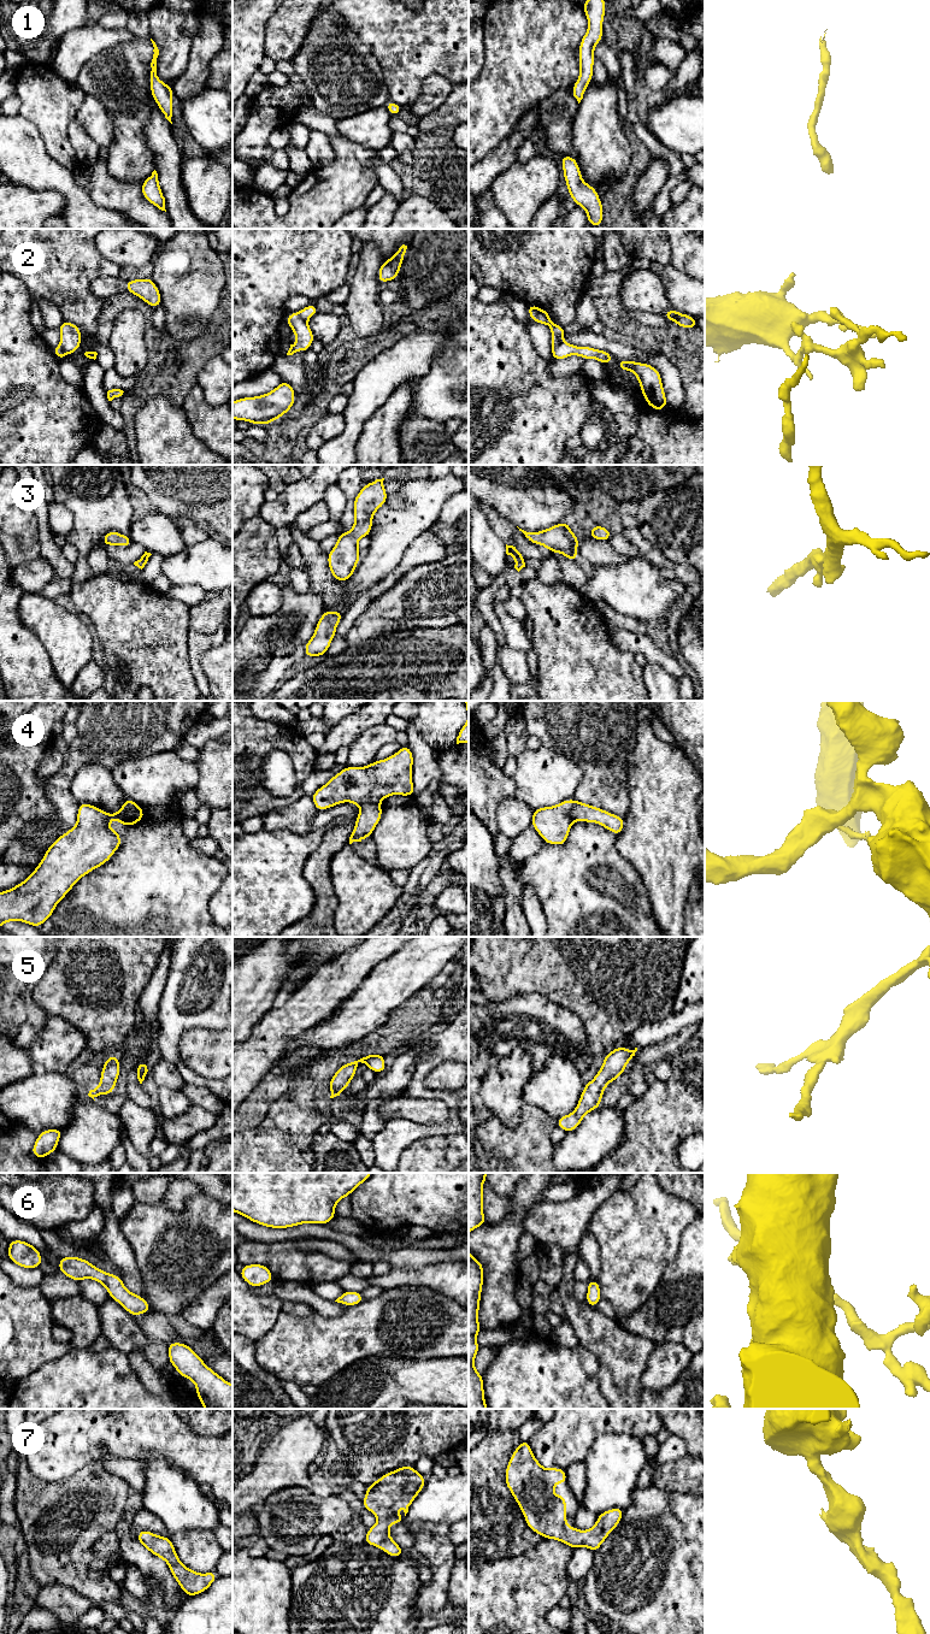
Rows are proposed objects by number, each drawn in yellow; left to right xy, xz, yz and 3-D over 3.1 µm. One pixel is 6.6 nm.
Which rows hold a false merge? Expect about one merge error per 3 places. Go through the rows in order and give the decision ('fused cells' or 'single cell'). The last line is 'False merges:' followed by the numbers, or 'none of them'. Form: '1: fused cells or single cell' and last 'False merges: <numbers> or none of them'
1: single cell
2: fused cells
3: single cell
4: fused cells
5: single cell
6: single cell
7: single cell
False merges: 2, 4

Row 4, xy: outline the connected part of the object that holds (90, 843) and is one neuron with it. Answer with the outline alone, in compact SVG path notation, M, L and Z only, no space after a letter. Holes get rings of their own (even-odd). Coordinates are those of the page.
M125 798L123 807L114 814L106 813L93 804L80 803L76 825L53 842L24 881L0 892L0 927L8 921L22 921L40 927L49 919L57 904L75 884L93 869L105 865L122 844L118 831L110 828L110 820L114 819L123 826L133 826L140 821L128 814L133 807L137 807L139 813L142 809L130 798Z

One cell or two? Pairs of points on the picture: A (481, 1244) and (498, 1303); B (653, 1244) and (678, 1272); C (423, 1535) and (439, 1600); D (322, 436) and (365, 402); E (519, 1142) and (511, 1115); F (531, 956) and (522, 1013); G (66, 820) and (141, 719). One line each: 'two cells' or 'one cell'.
A: one cell
B: two cells
C: one cell
D: two cells
E: two cells
F: two cells
G: one cell

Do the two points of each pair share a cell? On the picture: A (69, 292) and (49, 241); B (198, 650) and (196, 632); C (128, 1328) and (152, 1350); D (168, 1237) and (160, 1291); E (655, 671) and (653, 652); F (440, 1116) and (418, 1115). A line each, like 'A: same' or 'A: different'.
A: same
B: same
C: same
D: same
E: different
F: same

